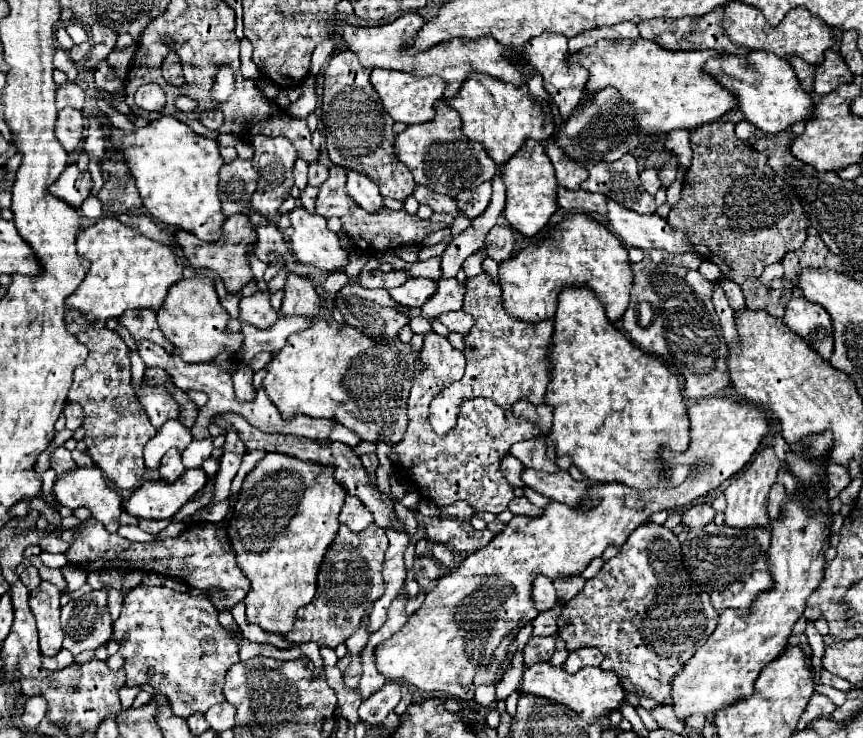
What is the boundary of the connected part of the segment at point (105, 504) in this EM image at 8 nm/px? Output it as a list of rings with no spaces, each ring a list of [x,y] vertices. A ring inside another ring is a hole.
[[[99,467],[75,469],[67,471],[67,475],[59,475],[53,485],[53,493],[61,505],[69,509],[87,507],[109,533],[117,531],[123,501],[119,493],[107,485],[107,479]]]

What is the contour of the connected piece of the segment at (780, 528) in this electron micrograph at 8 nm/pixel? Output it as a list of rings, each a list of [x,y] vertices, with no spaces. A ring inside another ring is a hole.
[[[797,491],[797,495],[793,495],[789,499],[787,509],[783,511],[781,519],[773,521],[773,537],[771,537],[771,551],[769,551],[769,571],[771,577],[775,581],[775,587],[767,593],[761,593],[755,603],[751,605],[749,611],[735,611],[735,609],[727,609],[721,613],[719,623],[715,627],[715,631],[711,633],[711,637],[707,639],[707,643],[683,665],[683,669],[673,677],[671,681],[671,699],[673,699],[673,711],[677,715],[677,719],[685,721],[689,715],[701,713],[701,715],[709,715],[709,713],[717,713],[719,709],[727,709],[733,703],[737,703],[739,699],[747,697],[753,693],[753,683],[759,677],[761,669],[771,663],[775,657],[779,657],[787,645],[787,639],[791,635],[791,629],[795,625],[795,621],[803,615],[805,611],[805,603],[807,597],[819,587],[821,579],[823,579],[823,553],[829,547],[829,527],[825,519],[831,519],[829,515],[829,499],[821,493],[805,493],[805,491]],[[797,495],[803,495],[807,499],[813,501],[813,511],[805,511],[803,505],[797,501]]]

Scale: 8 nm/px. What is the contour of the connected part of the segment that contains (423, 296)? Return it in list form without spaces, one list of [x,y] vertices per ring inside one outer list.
[[[417,277],[417,279],[407,279],[407,283],[403,283],[403,287],[391,289],[389,295],[399,305],[421,307],[435,291],[437,291],[437,281]]]

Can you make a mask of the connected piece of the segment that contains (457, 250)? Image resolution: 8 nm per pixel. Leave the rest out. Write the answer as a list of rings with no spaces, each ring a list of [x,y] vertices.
[[[499,175],[493,179],[493,195],[489,201],[489,207],[483,211],[483,215],[475,217],[471,221],[471,227],[467,227],[463,233],[453,237],[441,255],[441,279],[451,279],[459,273],[463,261],[479,251],[483,247],[483,239],[489,233],[489,229],[497,223],[497,217],[501,215],[505,207],[505,185]]]

